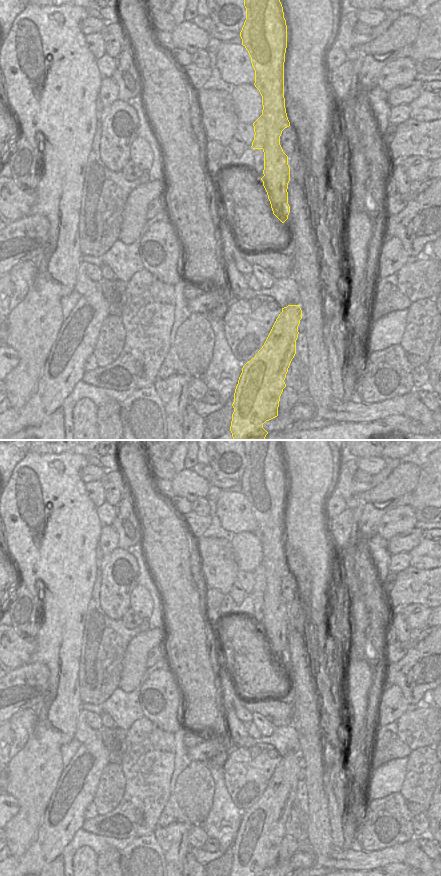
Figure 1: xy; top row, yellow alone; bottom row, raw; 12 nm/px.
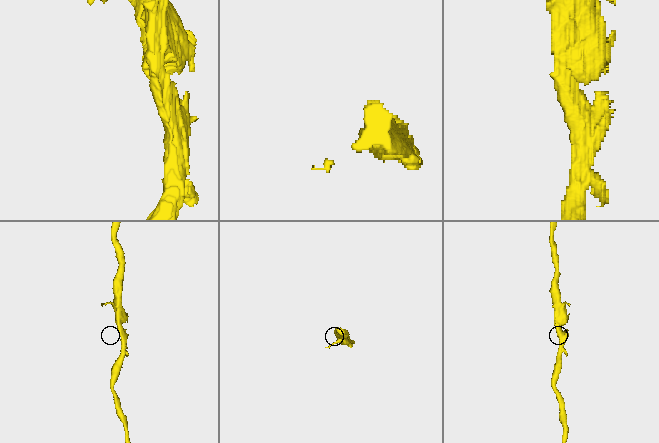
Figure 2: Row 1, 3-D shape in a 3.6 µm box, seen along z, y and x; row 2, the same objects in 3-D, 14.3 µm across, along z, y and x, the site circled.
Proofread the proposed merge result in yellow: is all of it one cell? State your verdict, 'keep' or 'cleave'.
cleave

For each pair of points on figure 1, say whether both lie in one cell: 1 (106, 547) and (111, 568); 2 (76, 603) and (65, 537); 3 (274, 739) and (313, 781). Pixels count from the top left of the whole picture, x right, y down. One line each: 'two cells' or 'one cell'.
1: two cells
2: one cell
3: two cells

